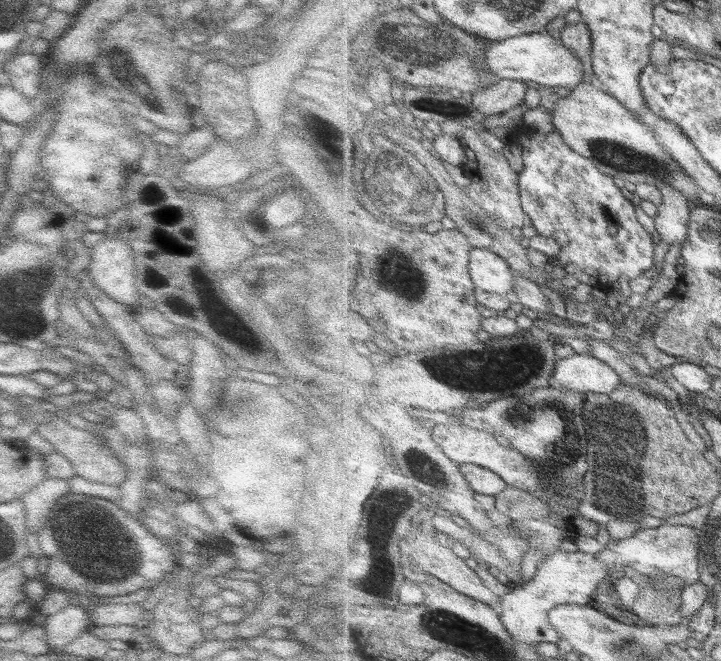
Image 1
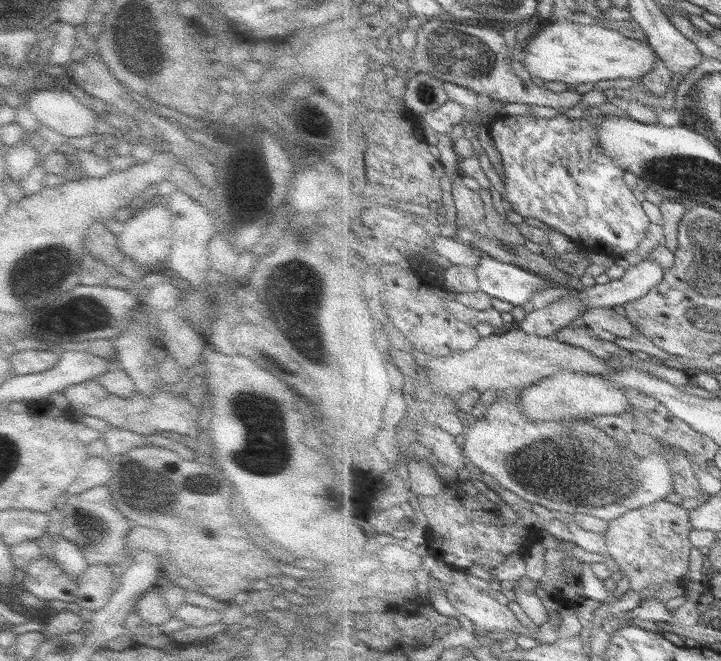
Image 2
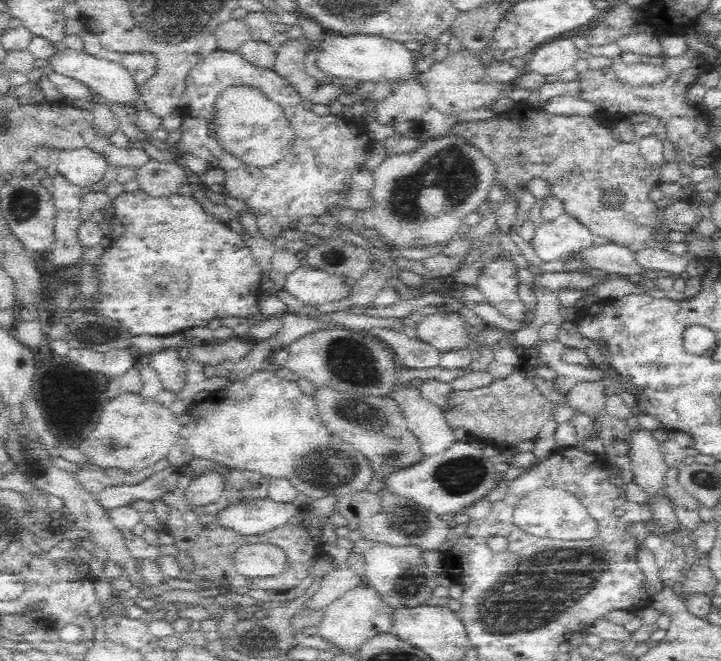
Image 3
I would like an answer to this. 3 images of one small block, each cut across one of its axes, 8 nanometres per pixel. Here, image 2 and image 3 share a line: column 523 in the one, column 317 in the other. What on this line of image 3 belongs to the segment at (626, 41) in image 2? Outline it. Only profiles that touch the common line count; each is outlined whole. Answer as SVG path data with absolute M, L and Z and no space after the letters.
M325 32L317 45L316 66L324 76L337 77L339 79L353 78L360 82L397 81L412 78L416 74L413 55L413 46L394 40L374 35L338 35L334 32Z

